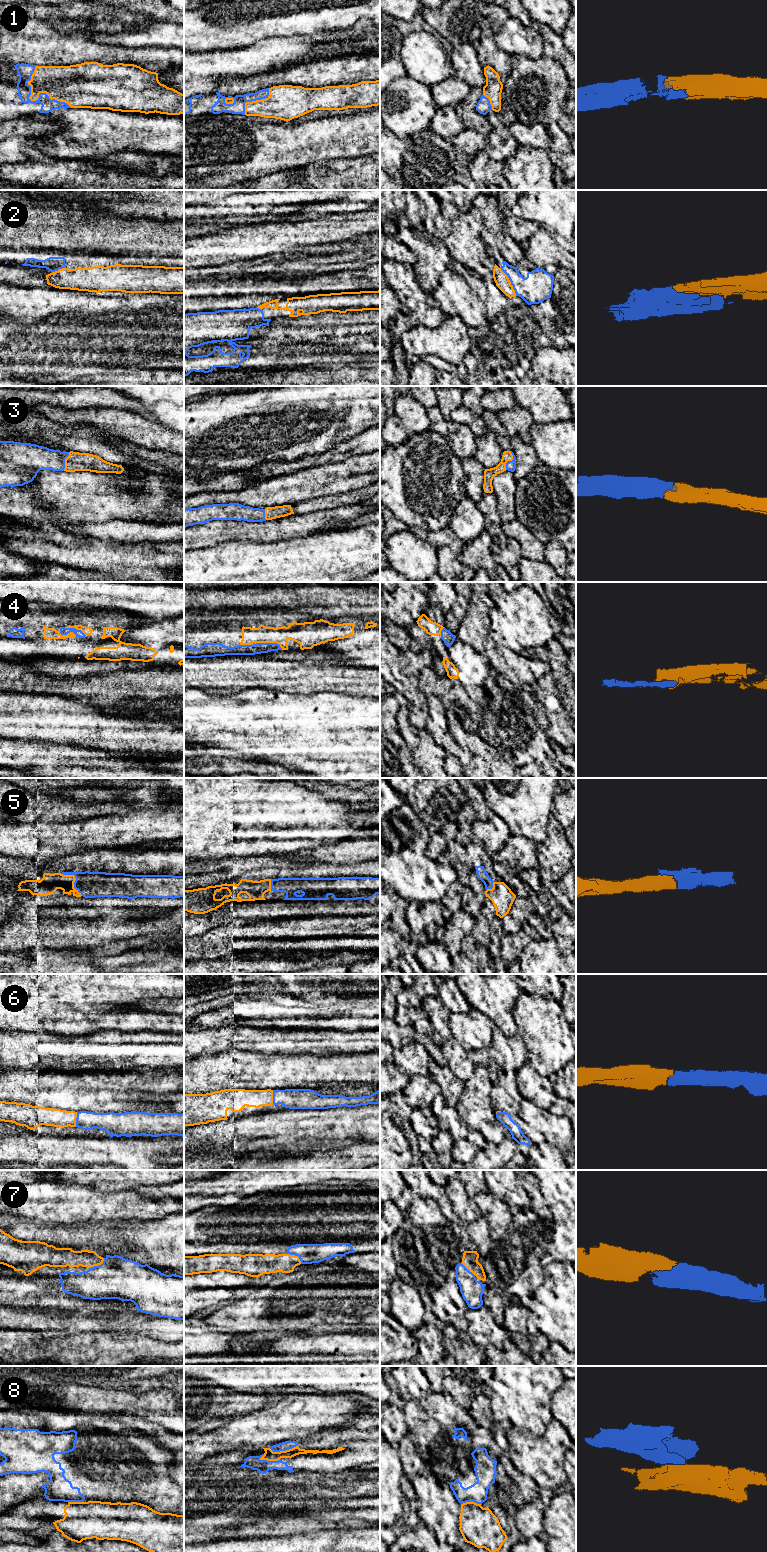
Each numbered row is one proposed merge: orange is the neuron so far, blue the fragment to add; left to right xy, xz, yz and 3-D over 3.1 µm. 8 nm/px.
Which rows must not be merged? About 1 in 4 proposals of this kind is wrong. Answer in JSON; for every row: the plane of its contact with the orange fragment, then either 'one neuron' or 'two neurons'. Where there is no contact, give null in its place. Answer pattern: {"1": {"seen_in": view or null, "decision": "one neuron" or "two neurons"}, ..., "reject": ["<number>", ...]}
{"1": {"seen_in": "xy", "decision": "one neuron"}, "2": {"seen_in": "yz", "decision": "one neuron"}, "3": {"seen_in": "yz", "decision": "one neuron"}, "4": {"seen_in": "xz", "decision": "one neuron"}, "5": {"seen_in": "xy", "decision": "one neuron"}, "6": {"seen_in": "xy", "decision": "one neuron"}, "7": {"seen_in": "xy", "decision": "one neuron"}, "8": {"seen_in": "xz", "decision": "two neurons"}, "reject": ["8"]}

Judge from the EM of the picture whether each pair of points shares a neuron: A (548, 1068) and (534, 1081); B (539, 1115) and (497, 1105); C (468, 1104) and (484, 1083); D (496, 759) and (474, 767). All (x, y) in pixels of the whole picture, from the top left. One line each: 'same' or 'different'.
A: different
B: different
C: same
D: different

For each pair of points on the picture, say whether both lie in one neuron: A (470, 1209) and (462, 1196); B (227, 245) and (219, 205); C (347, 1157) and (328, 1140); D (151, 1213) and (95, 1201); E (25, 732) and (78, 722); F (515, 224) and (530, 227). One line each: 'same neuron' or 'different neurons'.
A: same neuron
B: different neurons
C: different neurons
D: same neuron
E: same neuron
F: same neuron

